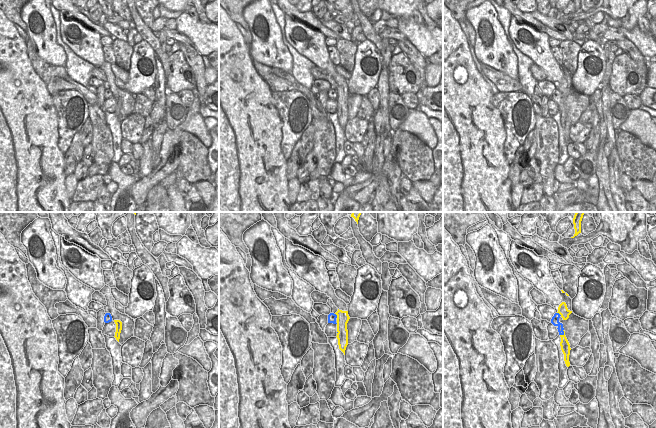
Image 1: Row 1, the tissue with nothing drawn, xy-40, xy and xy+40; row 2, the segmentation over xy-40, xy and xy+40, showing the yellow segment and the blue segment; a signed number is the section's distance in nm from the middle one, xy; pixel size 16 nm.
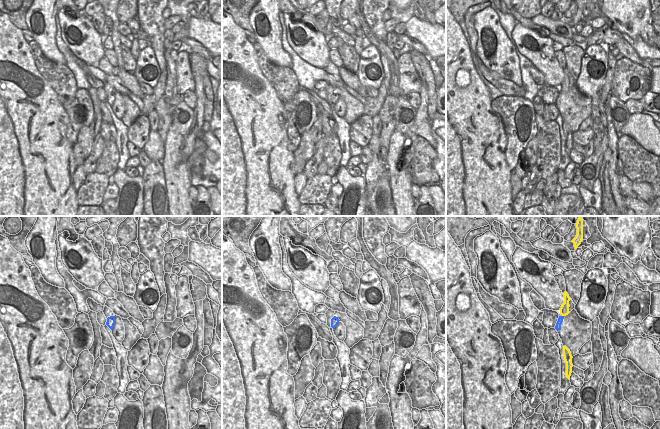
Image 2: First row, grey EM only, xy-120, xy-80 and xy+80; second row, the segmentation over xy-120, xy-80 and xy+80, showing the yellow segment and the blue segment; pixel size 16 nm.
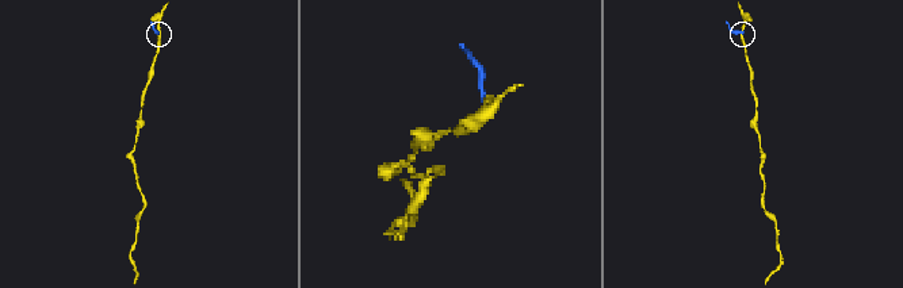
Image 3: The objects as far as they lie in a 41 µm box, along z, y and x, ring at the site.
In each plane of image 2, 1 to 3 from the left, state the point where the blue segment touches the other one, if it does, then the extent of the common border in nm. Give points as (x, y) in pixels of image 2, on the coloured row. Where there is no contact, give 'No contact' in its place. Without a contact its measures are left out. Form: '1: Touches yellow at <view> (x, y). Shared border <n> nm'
1: No contact
2: No contact
3: No contact.

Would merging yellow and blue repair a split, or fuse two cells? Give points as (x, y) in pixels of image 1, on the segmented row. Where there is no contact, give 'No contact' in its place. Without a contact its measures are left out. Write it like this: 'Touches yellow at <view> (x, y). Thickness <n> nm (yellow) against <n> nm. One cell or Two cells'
Touches yellow at xy+40 (564, 333). Thickness 160 nm (yellow) against 130 nm. Two cells.

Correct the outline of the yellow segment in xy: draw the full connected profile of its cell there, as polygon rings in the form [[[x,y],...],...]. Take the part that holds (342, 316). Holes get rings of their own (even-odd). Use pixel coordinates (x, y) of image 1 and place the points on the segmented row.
[[[339,310],[335,313],[337,315],[337,339],[339,349],[344,353],[348,345],[348,330],[347,323],[350,319],[348,311]]]

